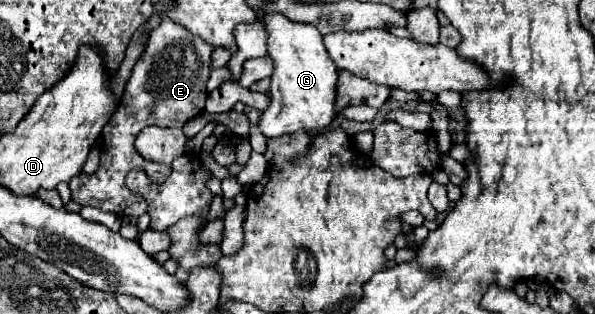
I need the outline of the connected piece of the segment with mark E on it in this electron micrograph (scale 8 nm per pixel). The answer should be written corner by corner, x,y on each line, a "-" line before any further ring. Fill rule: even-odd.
169,17
161,19
159,27
155,27
147,37
145,51
133,67
117,113
113,113
111,121
107,121
105,129
101,131
103,145
99,171
93,175
81,173
69,181
73,201
83,207
89,205
107,213
115,213
119,217
139,217
147,211
147,203
139,195
129,193
129,189
125,187
125,175
131,169
141,167
153,181
165,181
171,173
171,165
147,163
133,147
135,137
137,133
141,133
143,127
183,127
189,119
203,113
207,99
205,85
211,73
211,51
213,45
205,45
201,37
193,37
193,33
181,29
181,25
177,25
-
143,109
149,111
145,119
137,115

